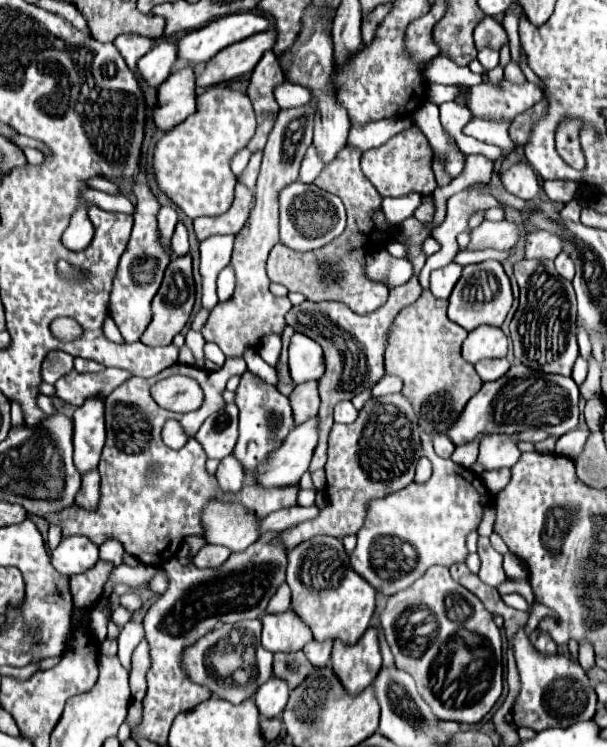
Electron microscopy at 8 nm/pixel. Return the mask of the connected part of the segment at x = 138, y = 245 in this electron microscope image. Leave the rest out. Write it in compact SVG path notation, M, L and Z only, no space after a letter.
M136 181L132 185L132 191L138 197L136 227L132 229L126 251L122 253L122 259L120 259L120 265L118 265L118 271L116 271L116 277L114 277L114 287L112 287L112 293L110 293L110 303L108 303L110 317L118 325L120 333L124 337L124 343L138 341L142 337L144 329L148 327L148 323L152 319L150 303L152 303L152 299L154 299L154 295L156 295L156 291L162 283L164 271L170 263L168 255L162 251L158 237L156 237L156 213L160 209L160 203L156 201L156 197L152 195L152 191L146 183Z

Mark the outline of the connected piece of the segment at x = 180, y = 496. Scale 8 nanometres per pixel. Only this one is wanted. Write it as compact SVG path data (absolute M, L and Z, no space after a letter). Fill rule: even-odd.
M228 357L224 367L220 367L218 371L206 371L206 369L174 363L172 367L164 369L156 377L148 377L148 379L130 377L126 383L116 387L116 391L110 393L106 401L108 439L100 459L102 485L100 485L98 507L94 511L80 511L76 505L70 505L58 511L58 515L46 515L44 519L50 525L60 525L62 535L86 535L96 545L102 545L106 539L116 539L124 545L124 549L130 555L134 555L138 561L146 565L162 565L172 557L176 557L184 537L202 535L200 515L208 499L226 497L226 491L218 487L216 477L206 471L208 457L202 451L202 445L194 439L194 433L210 413L216 413L218 409L224 407L222 391L226 389L226 381L232 375L242 375L244 369L246 365L242 357ZM178 373L196 379L204 391L202 407L198 407L192 413L164 411L150 395L150 387L156 381ZM124 407L132 407L136 411L126 415L126 419L142 421L142 423L124 423ZM170 417L180 421L186 433L190 435L190 441L178 451L166 447L160 437L160 429L164 421ZM154 461L160 463L160 475L150 479L148 465Z

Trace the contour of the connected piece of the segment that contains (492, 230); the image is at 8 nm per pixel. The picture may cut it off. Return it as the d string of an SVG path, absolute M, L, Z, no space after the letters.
M482 221L476 229L470 231L470 243L466 249L496 249L508 251L518 241L518 229L512 221Z

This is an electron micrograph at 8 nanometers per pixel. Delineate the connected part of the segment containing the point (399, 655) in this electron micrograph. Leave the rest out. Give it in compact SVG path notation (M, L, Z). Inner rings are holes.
M430 567L412 587L390 595L380 623L396 665L414 677L422 699L438 719L474 725L494 707L502 693L500 629L494 625L482 601L456 583L446 567ZM442 651L450 651L450 665L460 651L468 651L470 661L454 677L446 677L450 671L434 669Z

